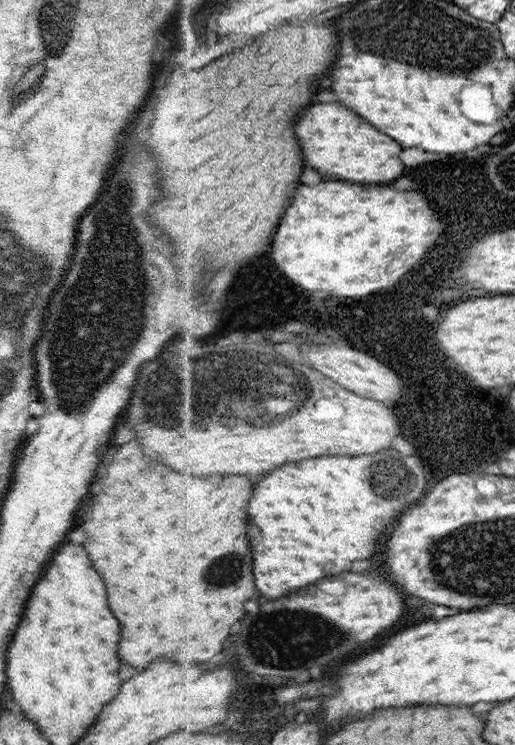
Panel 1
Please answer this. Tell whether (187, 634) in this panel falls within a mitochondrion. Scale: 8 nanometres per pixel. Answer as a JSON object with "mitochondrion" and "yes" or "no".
{"mitochondrion":"no"}

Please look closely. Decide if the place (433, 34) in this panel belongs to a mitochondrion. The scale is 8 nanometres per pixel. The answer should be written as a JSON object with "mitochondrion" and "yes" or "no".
{"mitochondrion":"yes"}

